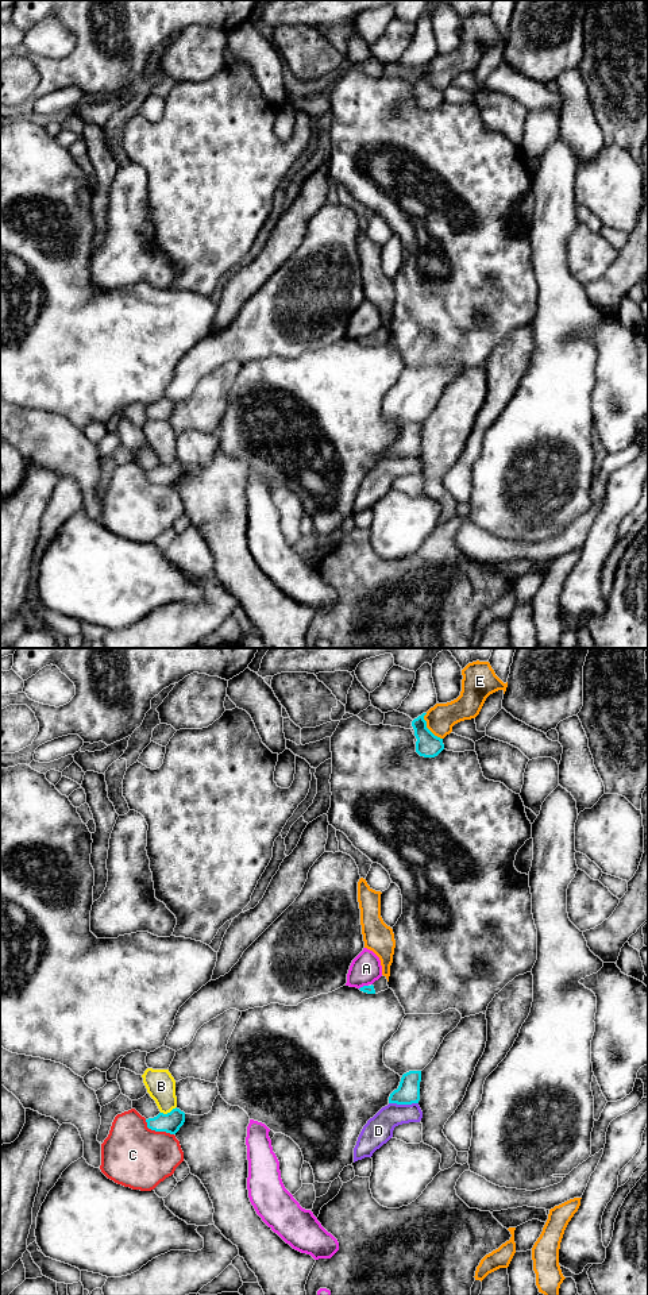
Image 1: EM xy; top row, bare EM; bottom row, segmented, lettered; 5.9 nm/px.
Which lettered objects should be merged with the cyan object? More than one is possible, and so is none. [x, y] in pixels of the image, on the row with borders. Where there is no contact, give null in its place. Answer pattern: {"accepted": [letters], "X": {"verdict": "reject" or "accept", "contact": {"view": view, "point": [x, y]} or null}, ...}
{"accepted": [], "A": {"verdict": "reject", "contact": {"view": "xy", "point": [363, 986]}}, "B": {"verdict": "reject", "contact": {"view": "xy", "point": [168, 1113]}}, "C": {"verdict": "reject", "contact": {"view": "xy", "point": [157, 1130]}}, "D": {"verdict": "reject", "contact": {"view": "xy", "point": [404, 1103]}}, "E": {"verdict": "reject", "contact": {"view": "xy", "point": [427, 728]}}}

